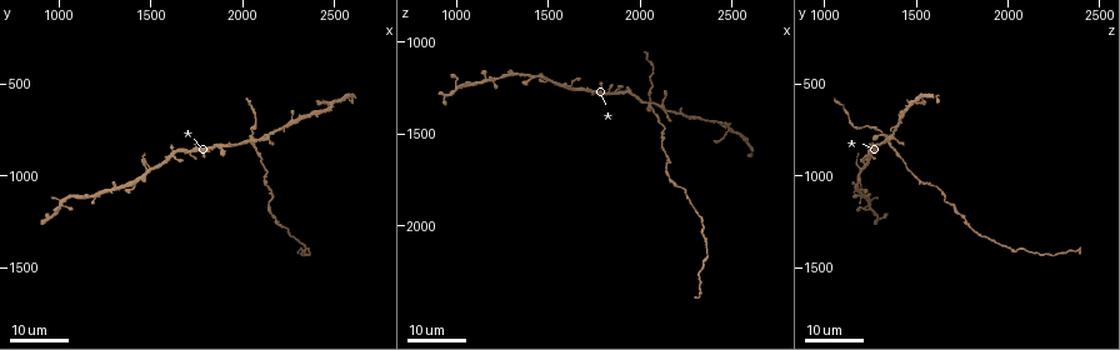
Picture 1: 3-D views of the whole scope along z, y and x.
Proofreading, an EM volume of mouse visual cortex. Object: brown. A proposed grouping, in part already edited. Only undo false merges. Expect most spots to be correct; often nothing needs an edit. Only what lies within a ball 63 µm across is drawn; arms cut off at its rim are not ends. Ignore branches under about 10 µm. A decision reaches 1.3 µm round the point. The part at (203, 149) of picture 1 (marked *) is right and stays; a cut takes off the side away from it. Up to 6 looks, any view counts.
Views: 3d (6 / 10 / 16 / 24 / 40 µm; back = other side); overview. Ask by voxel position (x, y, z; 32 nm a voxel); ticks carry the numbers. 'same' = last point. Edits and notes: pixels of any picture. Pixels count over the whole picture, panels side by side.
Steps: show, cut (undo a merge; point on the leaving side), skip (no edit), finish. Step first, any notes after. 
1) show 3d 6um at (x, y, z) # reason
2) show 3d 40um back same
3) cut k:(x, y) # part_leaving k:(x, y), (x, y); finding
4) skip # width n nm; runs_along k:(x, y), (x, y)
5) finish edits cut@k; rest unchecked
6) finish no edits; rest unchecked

show 3d 24um at (2120, 980, 1480) # sudden change in width

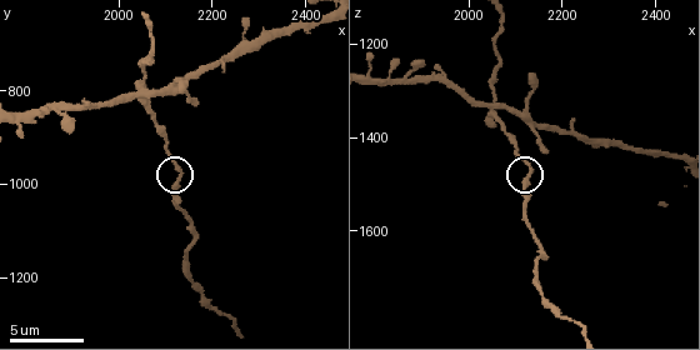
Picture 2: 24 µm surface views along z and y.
show 3d 6um at (2135, 990, 1480) # zoom in

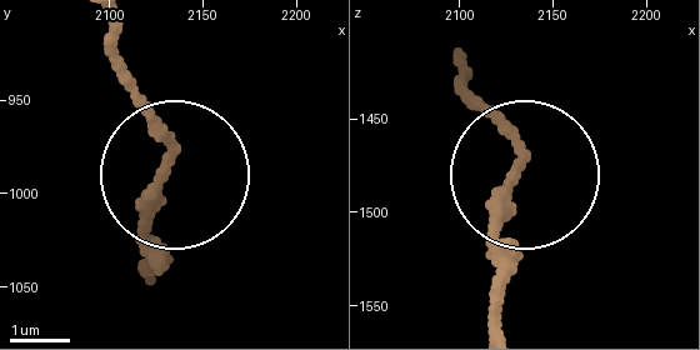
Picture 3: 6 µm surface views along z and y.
skip # runs_along 3:(111, 25), (161, 160), (146, 274); all the same neuron

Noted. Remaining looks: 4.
show 3d 10um at (2060, 810, 1335) # looks like a crossing

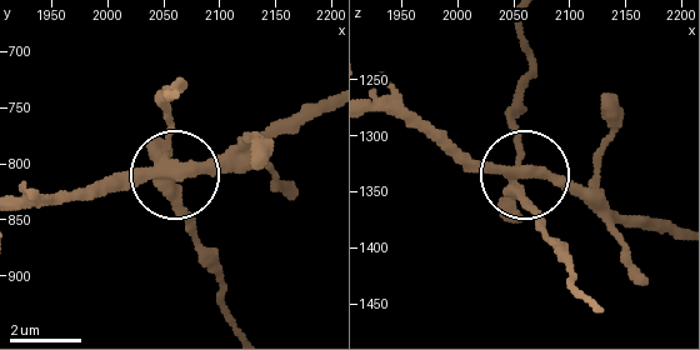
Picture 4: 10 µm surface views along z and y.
show 3d 10um back at (2062, 808, 1334)

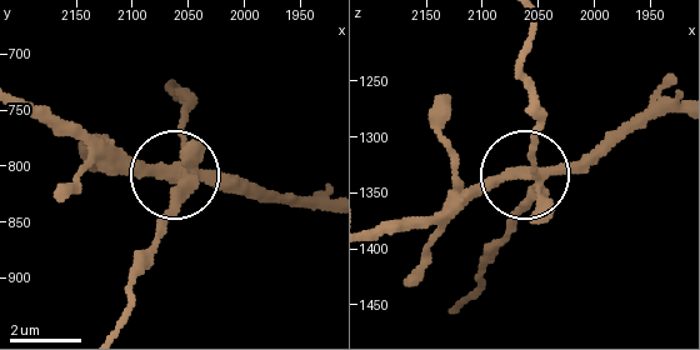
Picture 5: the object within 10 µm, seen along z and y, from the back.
cut 5:(170, 215) # arms 5; two neurons meet here

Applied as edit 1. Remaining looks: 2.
finish edits cut@5; rest unchecked

